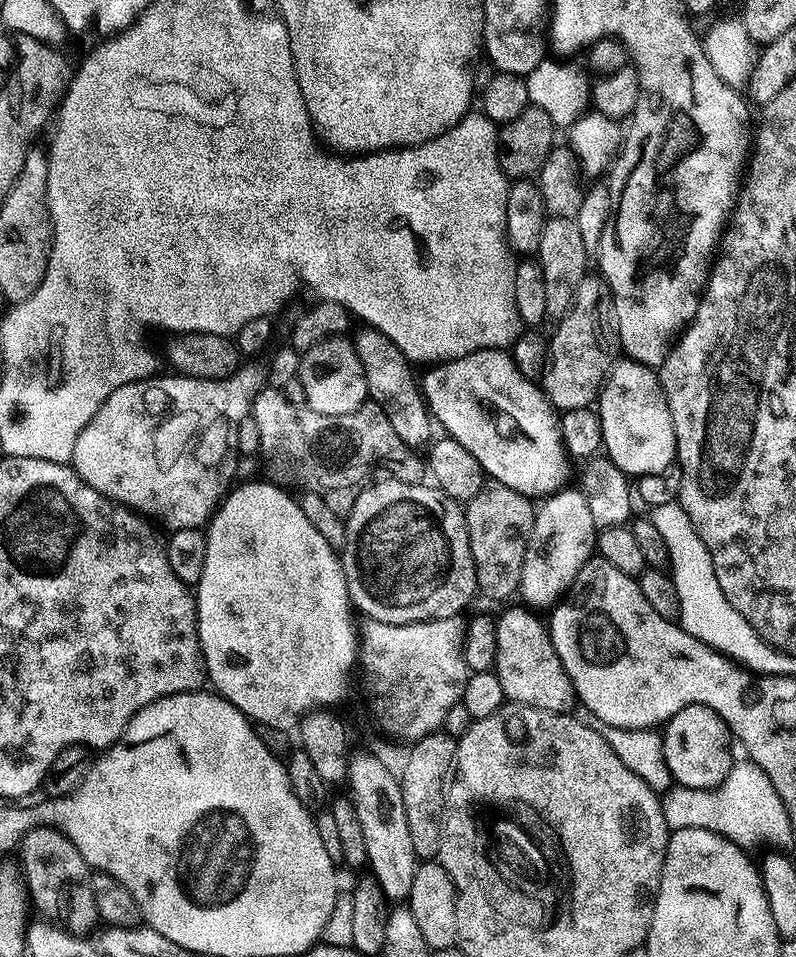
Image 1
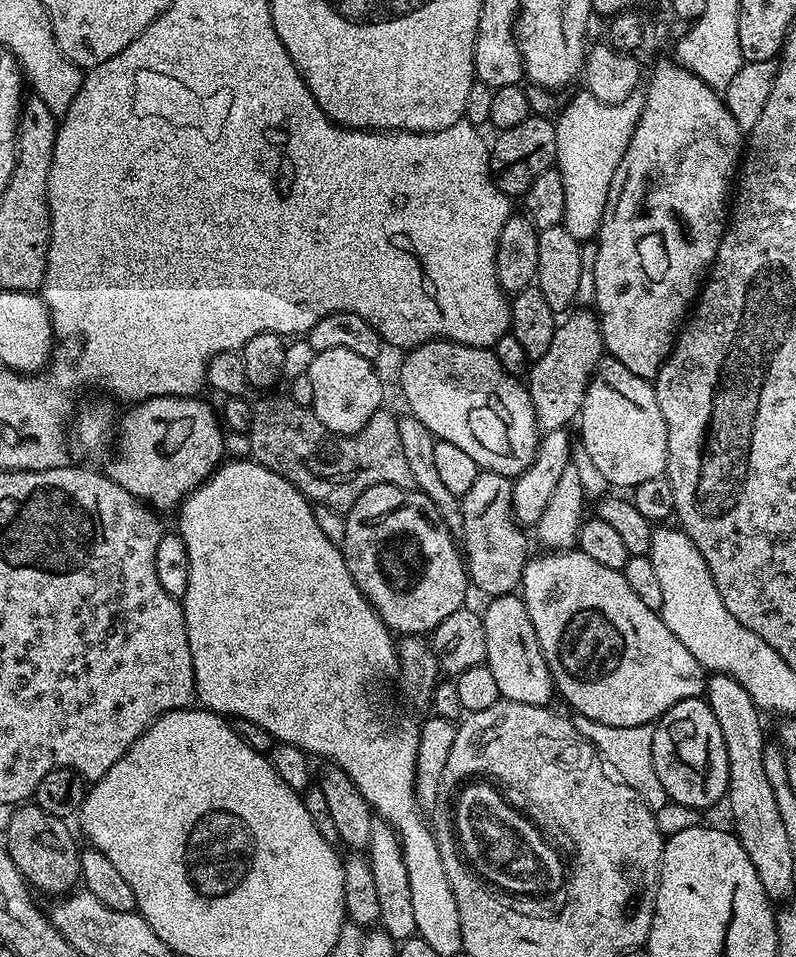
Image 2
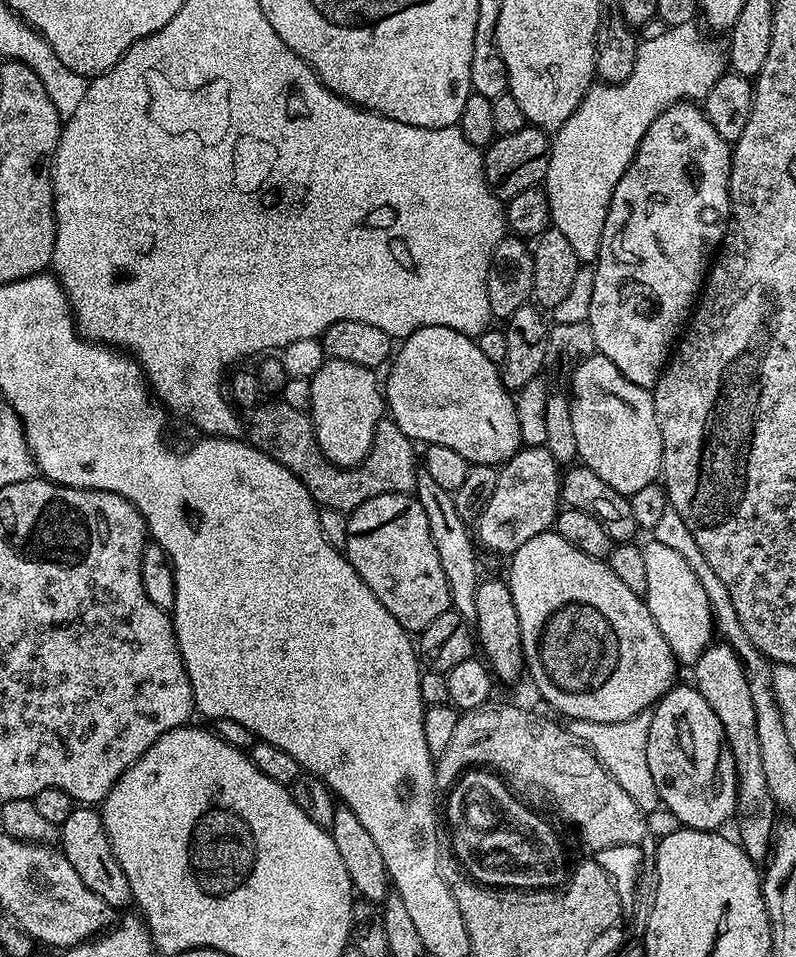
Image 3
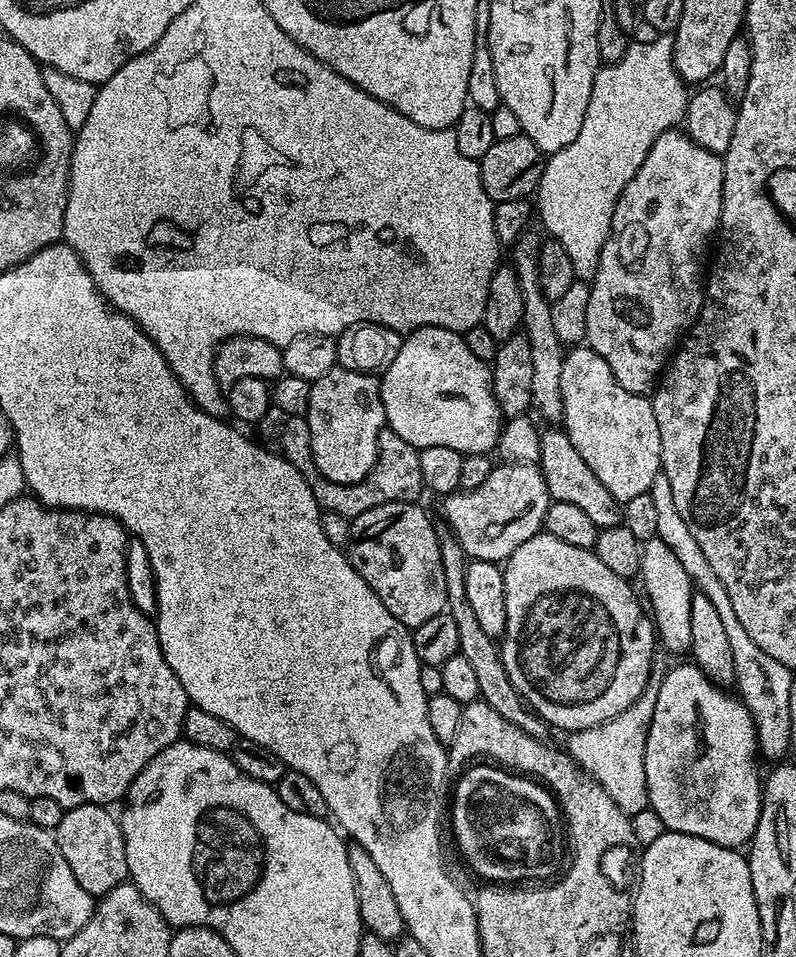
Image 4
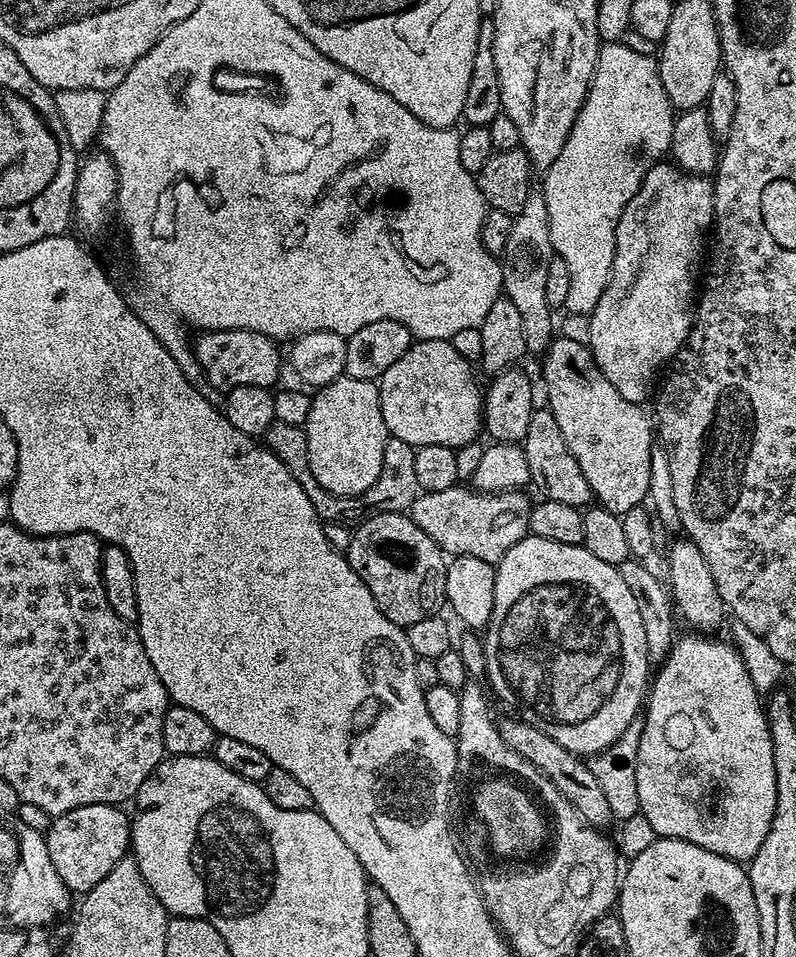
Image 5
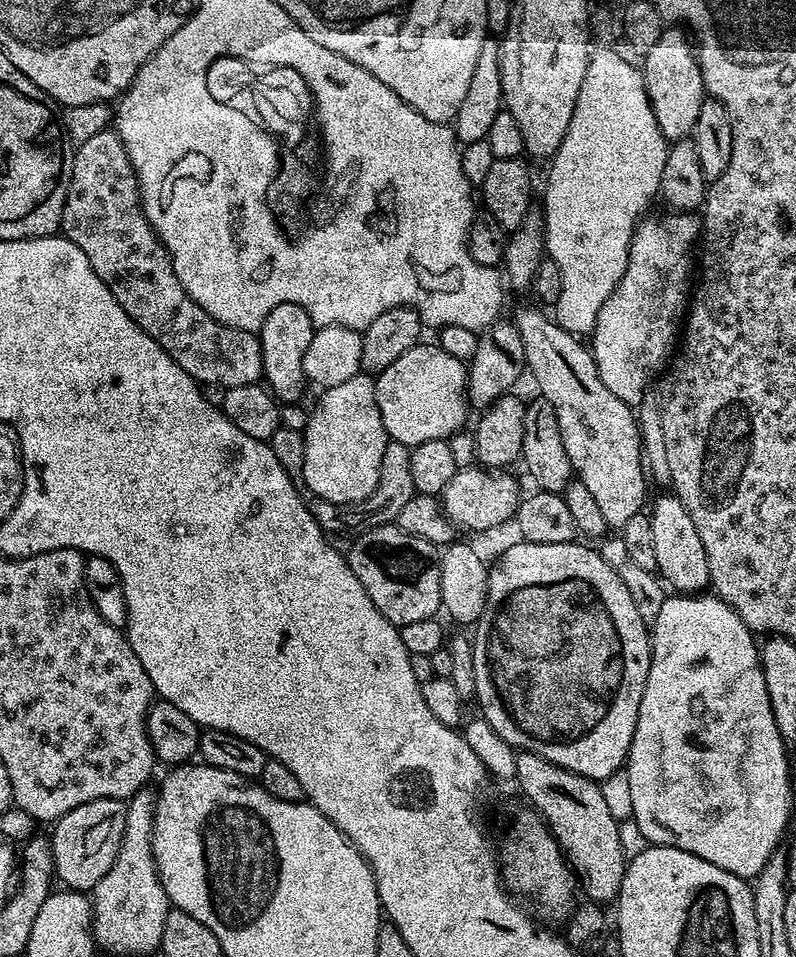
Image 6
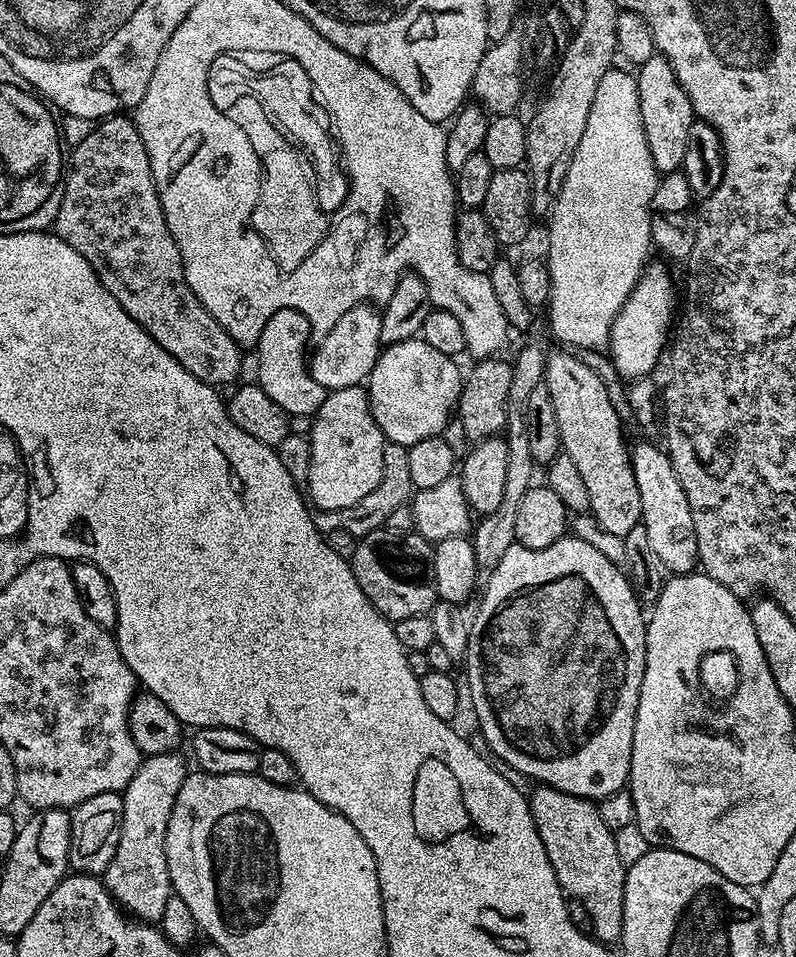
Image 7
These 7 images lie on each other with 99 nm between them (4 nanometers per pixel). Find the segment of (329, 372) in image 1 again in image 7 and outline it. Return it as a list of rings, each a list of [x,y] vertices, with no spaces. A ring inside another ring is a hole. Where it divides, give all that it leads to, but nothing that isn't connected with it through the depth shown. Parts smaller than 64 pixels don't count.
[[[361,386],[331,389],[312,417],[306,485],[306,496],[311,507],[342,510],[362,502],[362,498],[366,498],[366,494],[370,494],[370,490],[382,482],[385,443],[382,430],[372,413],[372,402],[367,391]]]

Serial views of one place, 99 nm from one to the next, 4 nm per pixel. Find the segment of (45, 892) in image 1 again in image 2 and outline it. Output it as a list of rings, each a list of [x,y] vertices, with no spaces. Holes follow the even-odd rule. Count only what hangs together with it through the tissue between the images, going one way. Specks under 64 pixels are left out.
[[[25,802],[12,809],[10,826],[2,834],[2,840],[14,866],[18,866],[25,881],[37,893],[49,892],[52,898],[59,898],[73,891],[81,883],[82,848],[81,845],[76,845],[68,826],[70,826],[68,820],[59,820],[54,818],[54,814],[46,814],[46,810],[39,808],[35,802]]]

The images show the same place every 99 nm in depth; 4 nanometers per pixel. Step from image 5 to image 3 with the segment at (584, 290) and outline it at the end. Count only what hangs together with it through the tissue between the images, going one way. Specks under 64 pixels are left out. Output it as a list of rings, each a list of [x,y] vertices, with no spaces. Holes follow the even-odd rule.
[[[695,23],[674,26],[673,28],[665,27],[663,30],[660,30],[664,32],[658,33],[657,36],[652,36],[649,40],[641,39],[636,46],[634,70],[630,70],[630,78],[626,78],[626,82],[622,82],[621,84],[606,84],[603,82],[593,83],[592,87],[589,88],[588,93],[582,98],[578,110],[574,110],[574,114],[562,127],[558,128],[553,135],[551,141],[551,154],[548,158],[547,174],[544,179],[544,189],[547,194],[547,200],[550,202],[553,227],[565,235],[570,246],[574,246],[574,254],[581,262],[595,261],[596,256],[600,252],[602,230],[606,226],[606,214],[608,213],[608,207],[610,206],[610,198],[614,194],[614,186],[618,186],[622,174],[626,174],[626,170],[630,166],[630,162],[634,158],[634,154],[638,150],[638,146],[642,142],[646,130],[650,130],[650,122],[654,122],[654,118],[658,118],[658,114],[662,114],[672,104],[703,101],[705,94],[710,90],[710,86],[714,86],[714,82],[718,82],[718,78],[723,76],[726,71],[725,49],[721,47],[721,45],[719,48],[718,45],[711,44],[696,27],[697,25]]]

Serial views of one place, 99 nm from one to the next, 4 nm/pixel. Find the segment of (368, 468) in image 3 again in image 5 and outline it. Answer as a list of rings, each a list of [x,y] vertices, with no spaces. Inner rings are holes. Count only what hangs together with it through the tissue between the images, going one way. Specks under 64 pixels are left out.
[[[277,420],[262,437],[263,443],[274,455],[284,463],[286,470],[294,474],[298,486],[306,490],[306,498],[310,498],[310,506],[320,516],[323,523],[340,523],[347,526],[359,526],[365,520],[374,518],[383,512],[407,513],[417,498],[421,489],[418,486],[418,477],[414,474],[414,454],[416,449],[411,444],[390,438],[386,442],[386,450],[382,454],[382,474],[378,474],[378,482],[370,486],[360,496],[335,496],[322,486],[318,486],[318,478],[310,470],[308,461],[308,447],[304,437],[304,429],[298,426],[286,426],[286,422]]]

